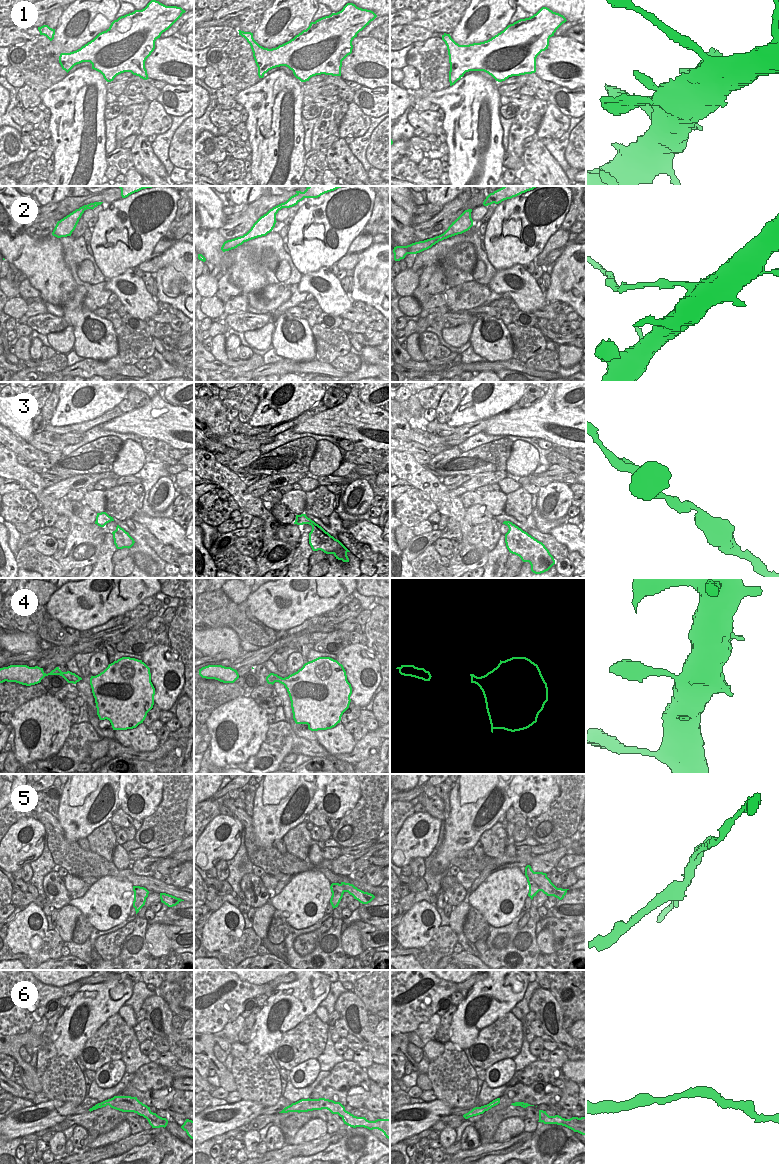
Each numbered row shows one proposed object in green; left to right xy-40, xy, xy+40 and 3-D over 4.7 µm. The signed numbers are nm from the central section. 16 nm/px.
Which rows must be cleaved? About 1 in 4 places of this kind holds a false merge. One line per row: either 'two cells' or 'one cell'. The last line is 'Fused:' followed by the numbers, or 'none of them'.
1: one cell
2: two cells
3: one cell
4: one cell
5: two cells
6: one cell
Fused: 2, 5

